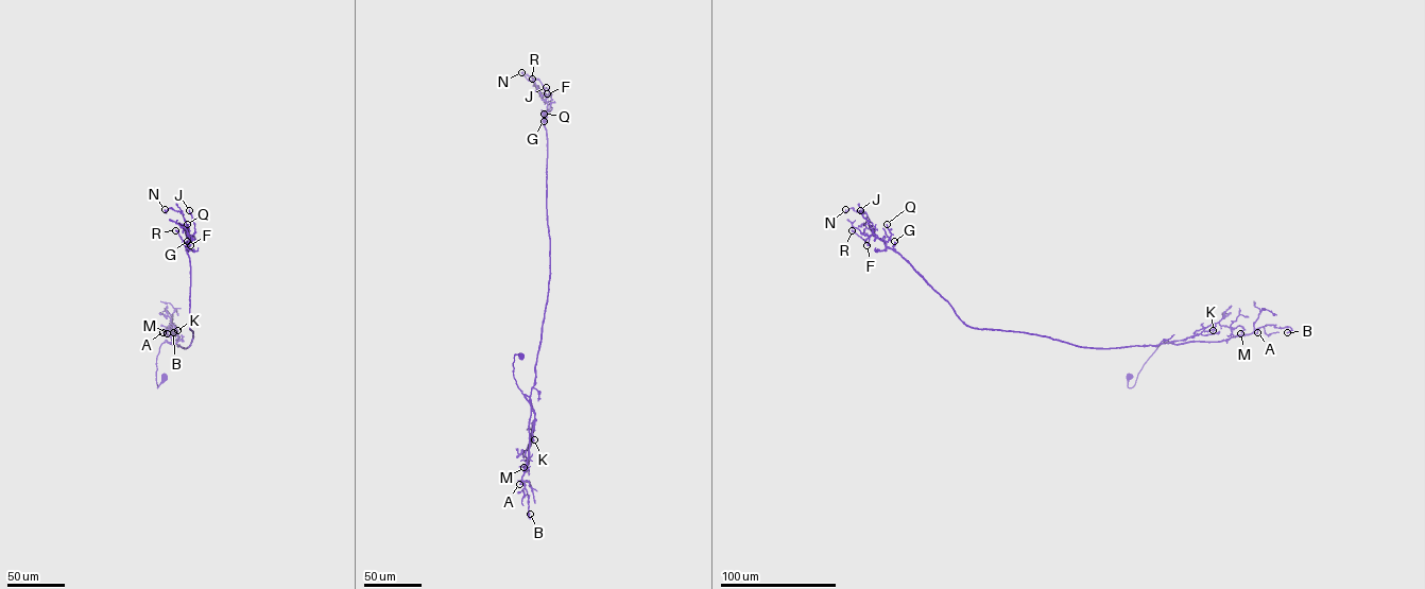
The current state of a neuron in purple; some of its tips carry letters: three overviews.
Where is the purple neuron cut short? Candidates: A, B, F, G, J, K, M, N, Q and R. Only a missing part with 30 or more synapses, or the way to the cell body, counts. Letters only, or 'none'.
none

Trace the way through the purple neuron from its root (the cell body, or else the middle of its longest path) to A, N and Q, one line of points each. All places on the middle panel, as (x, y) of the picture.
A: (521, 356), (514, 356), (513, 377), (530, 403), (531, 414), (529, 455), (519, 484)
N: (521, 356), (514, 356), (513, 377), (529, 396), (550, 275), (542, 113), (547, 103), (521, 72)
Q: (521, 356), (514, 356), (513, 377), (521, 393), (529, 396), (535, 376), (550, 275), (544, 114)

